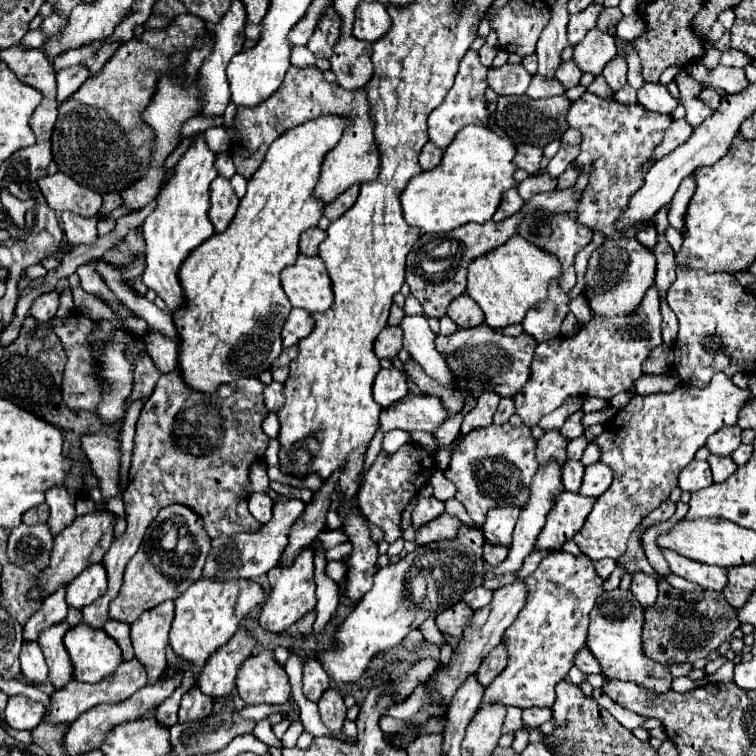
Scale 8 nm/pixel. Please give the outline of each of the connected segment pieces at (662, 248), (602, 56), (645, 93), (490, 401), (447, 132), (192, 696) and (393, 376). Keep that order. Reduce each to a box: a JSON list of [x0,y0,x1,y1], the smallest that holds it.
[[654,237,676,299],[574,29,616,75],[638,85,678,113],[462,389,500,433],[428,51,490,149],[178,685,212,721],[372,367,408,407]]

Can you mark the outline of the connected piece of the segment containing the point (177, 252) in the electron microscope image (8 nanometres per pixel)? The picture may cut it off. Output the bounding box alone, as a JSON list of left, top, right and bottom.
[142,135,218,313]

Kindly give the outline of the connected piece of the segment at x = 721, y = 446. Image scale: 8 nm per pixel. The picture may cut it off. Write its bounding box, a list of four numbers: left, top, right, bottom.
[706,425,742,455]

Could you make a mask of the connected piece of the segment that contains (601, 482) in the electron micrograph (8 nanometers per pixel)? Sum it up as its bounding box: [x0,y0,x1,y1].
[580,461,612,497]

